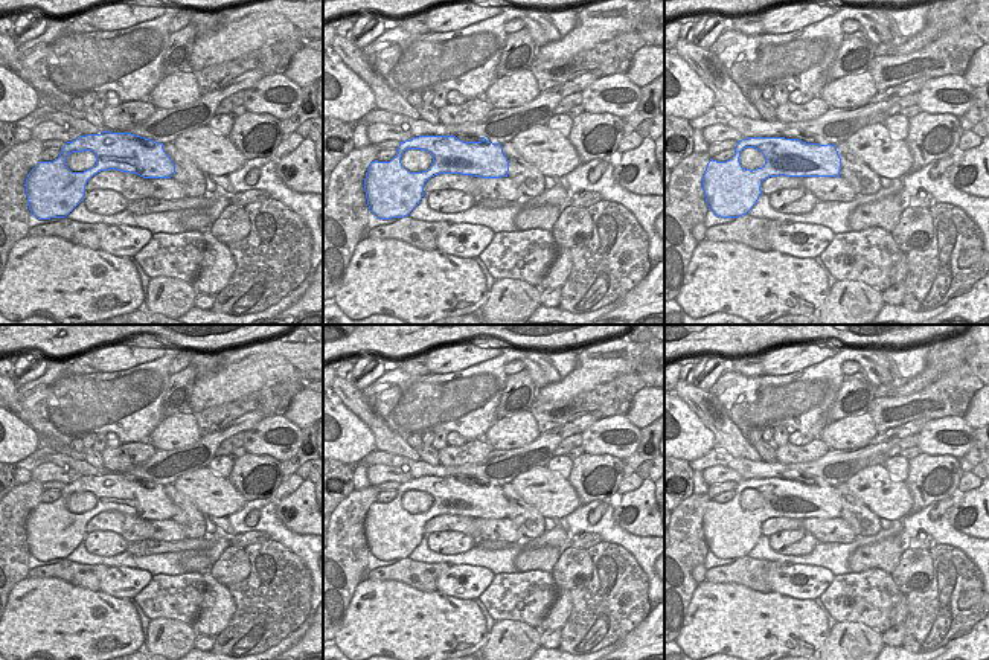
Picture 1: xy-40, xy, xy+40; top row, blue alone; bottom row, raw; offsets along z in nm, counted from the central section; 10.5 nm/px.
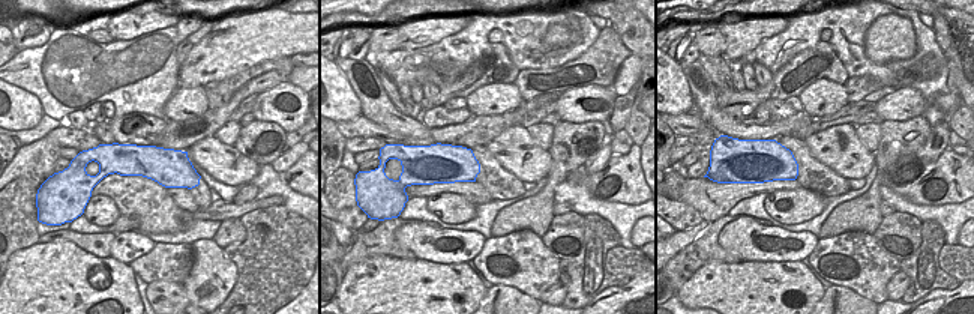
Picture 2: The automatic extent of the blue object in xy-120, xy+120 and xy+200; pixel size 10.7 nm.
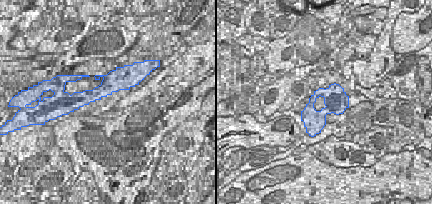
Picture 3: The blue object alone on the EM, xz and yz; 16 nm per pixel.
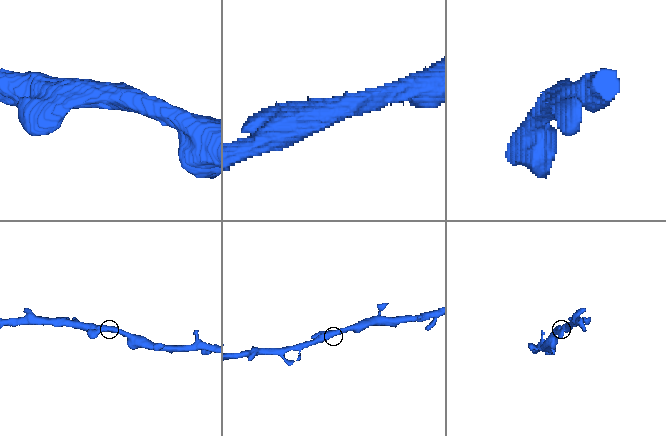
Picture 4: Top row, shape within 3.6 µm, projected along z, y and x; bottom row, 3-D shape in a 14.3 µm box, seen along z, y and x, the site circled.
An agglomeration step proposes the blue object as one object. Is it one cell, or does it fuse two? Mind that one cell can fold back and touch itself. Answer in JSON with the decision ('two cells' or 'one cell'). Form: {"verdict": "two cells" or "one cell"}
{"verdict": "one cell"}

